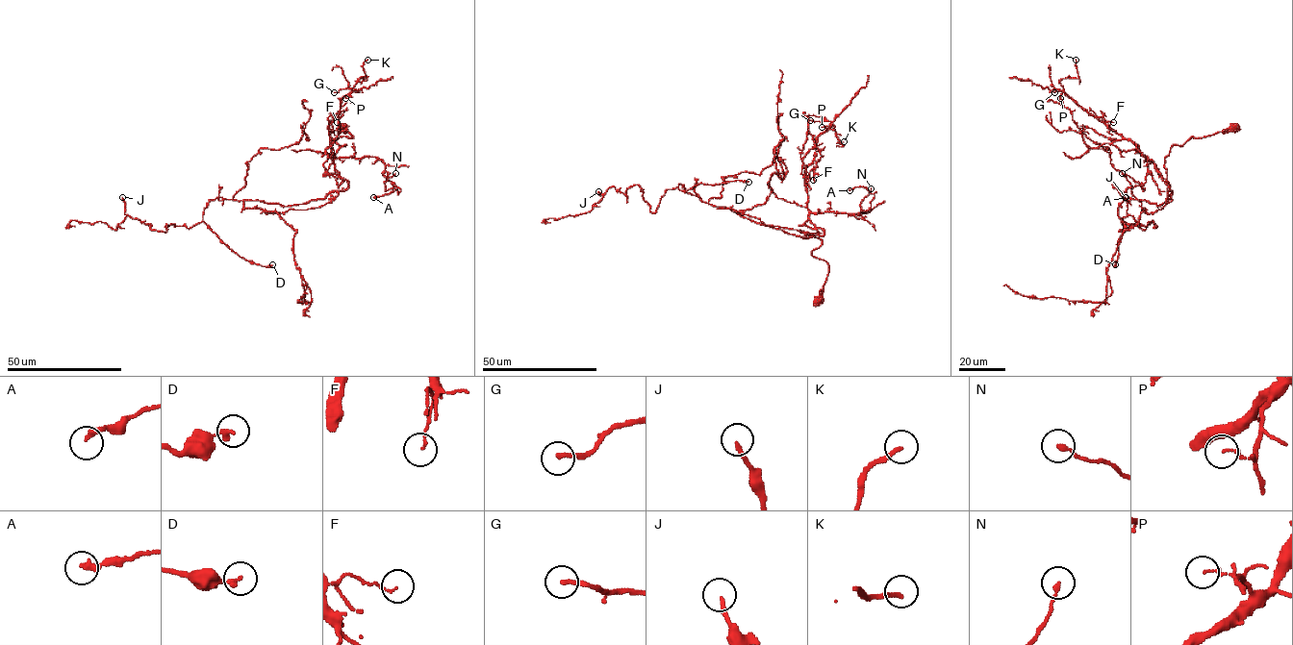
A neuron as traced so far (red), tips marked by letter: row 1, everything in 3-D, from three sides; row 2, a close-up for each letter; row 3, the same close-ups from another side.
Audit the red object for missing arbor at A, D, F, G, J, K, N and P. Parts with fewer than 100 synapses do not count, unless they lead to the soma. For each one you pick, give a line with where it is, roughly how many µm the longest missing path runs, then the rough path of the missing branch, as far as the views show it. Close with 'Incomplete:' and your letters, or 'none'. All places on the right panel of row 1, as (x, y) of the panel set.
Incomplete: none

